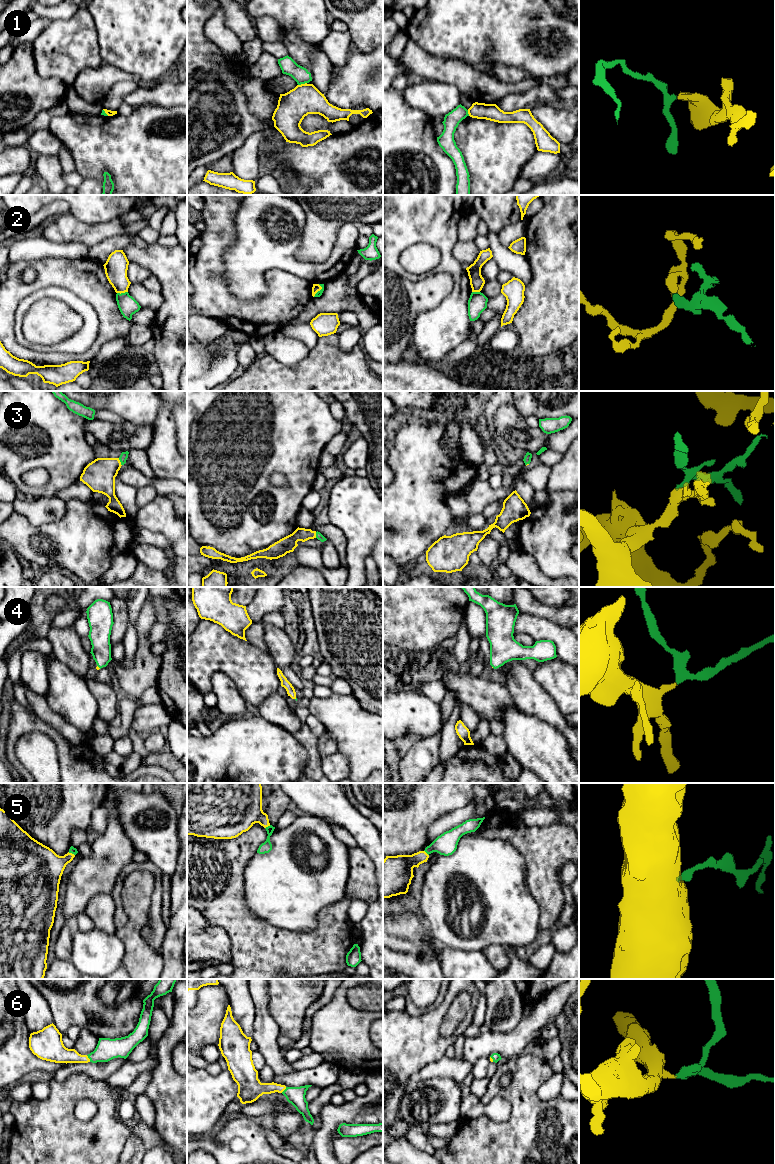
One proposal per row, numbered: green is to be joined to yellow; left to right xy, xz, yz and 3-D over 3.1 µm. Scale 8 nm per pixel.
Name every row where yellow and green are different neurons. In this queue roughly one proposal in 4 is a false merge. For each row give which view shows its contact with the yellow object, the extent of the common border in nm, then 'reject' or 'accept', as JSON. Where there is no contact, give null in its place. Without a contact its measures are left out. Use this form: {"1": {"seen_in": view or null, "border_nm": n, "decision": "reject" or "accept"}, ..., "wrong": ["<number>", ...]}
{"1": {"seen_in": "xz", "border_nm": 80, "decision": "reject"}, "2": {"seen_in": "xy", "border_nm": 90, "decision": "reject"}, "3": {"seen_in": "xy", "border_nm": 70, "decision": "accept"}, "4": {"seen_in": "xy", "border_nm": 40, "decision": "accept"}, "5": {"seen_in": "xz", "border_nm": 50, "decision": "accept"}, "6": {"seen_in": "xy", "border_nm": 70, "decision": "accept"}, "wrong": ["1", "2"]}

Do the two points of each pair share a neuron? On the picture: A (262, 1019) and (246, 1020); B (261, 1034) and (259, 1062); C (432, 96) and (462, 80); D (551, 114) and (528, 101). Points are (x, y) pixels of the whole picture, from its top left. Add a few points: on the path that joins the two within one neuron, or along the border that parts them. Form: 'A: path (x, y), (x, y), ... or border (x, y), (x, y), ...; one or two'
A: border (250, 995), (254, 1005), (253, 1032), (251, 1036); two
B: border (256, 1049), (264, 1058), (266, 1064); two
C: border (430, 79), (436, 82), (451, 83), (460, 94); two
D: border (551, 104), (535, 104), (530, 109); two

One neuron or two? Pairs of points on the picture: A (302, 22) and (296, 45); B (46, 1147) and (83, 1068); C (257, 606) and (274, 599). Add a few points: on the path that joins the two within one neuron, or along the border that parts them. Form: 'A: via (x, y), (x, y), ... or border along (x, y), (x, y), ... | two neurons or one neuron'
A: border along (284, 31), (293, 30), (305, 41), (319, 44) | two neurons
B: border along (104, 1079), (71, 1074), (59, 1081) | two neurons
C: via (261, 605), (267, 599), (270, 599) | one neuron

